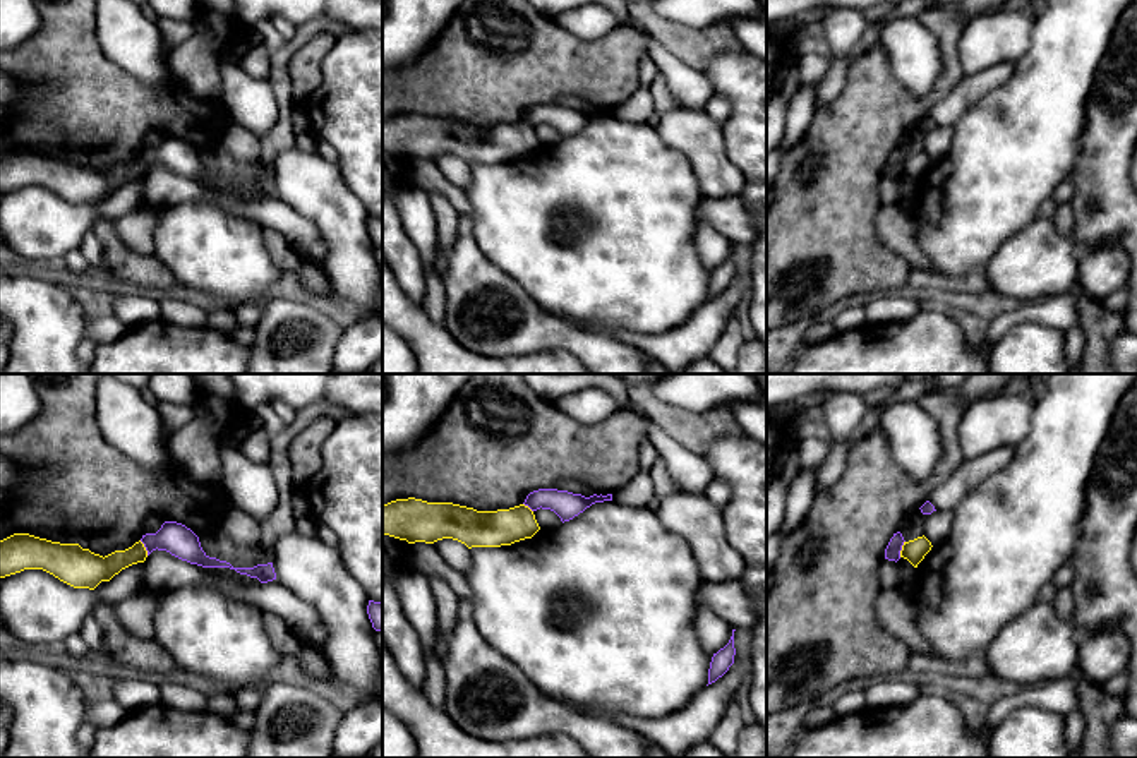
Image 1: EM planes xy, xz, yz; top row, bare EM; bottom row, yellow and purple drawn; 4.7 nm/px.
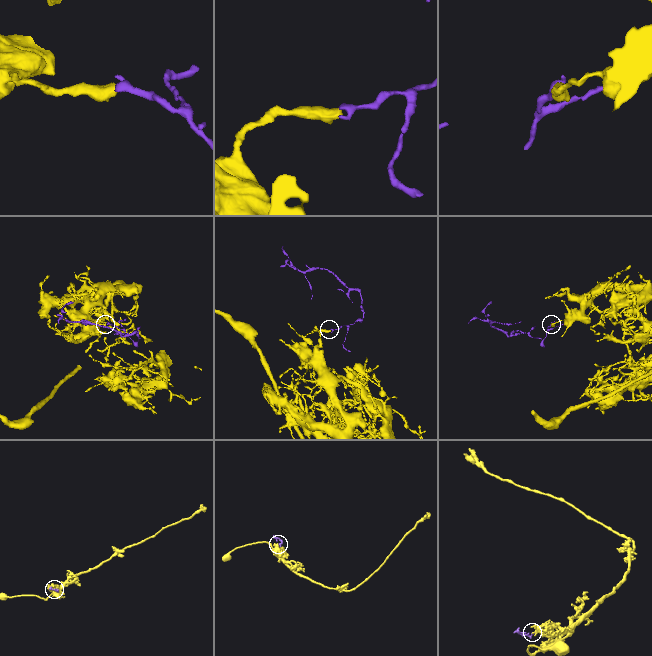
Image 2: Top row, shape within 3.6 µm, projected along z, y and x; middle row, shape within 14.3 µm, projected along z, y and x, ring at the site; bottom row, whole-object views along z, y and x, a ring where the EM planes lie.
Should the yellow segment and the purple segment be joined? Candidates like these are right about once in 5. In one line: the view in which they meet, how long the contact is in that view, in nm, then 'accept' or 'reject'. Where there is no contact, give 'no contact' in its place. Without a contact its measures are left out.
yz | 80 nm | reject

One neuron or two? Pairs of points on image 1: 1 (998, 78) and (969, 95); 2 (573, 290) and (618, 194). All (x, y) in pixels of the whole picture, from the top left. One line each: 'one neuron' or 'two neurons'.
1: one neuron
2: one neuron

